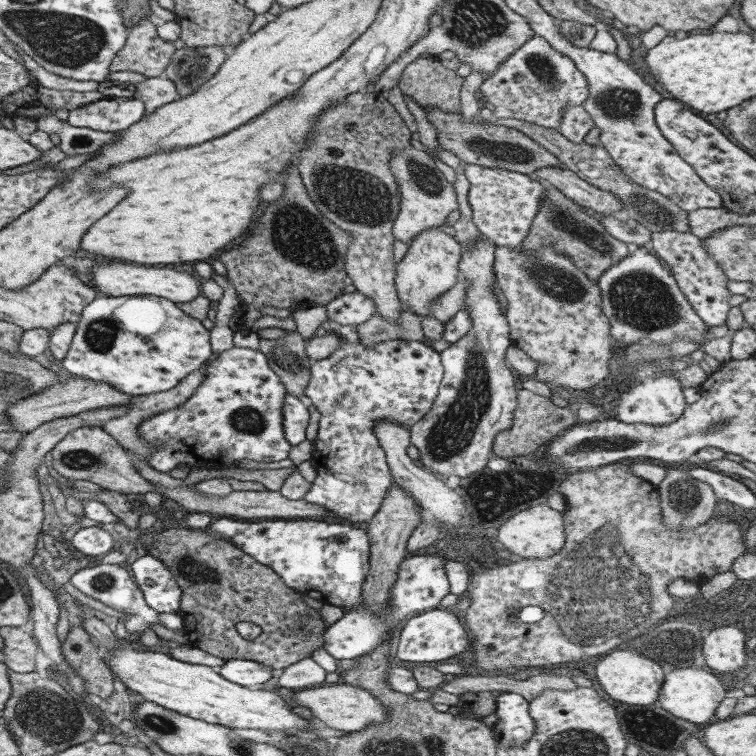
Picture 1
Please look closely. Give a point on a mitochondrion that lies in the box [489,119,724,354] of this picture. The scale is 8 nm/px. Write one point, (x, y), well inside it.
(644, 302)

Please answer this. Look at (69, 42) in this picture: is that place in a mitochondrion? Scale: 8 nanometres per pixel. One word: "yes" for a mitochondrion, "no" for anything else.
yes

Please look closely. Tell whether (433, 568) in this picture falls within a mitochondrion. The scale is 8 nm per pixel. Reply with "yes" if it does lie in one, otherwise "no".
no

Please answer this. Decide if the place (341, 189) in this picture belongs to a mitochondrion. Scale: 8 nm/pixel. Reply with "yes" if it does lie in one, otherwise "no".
yes

